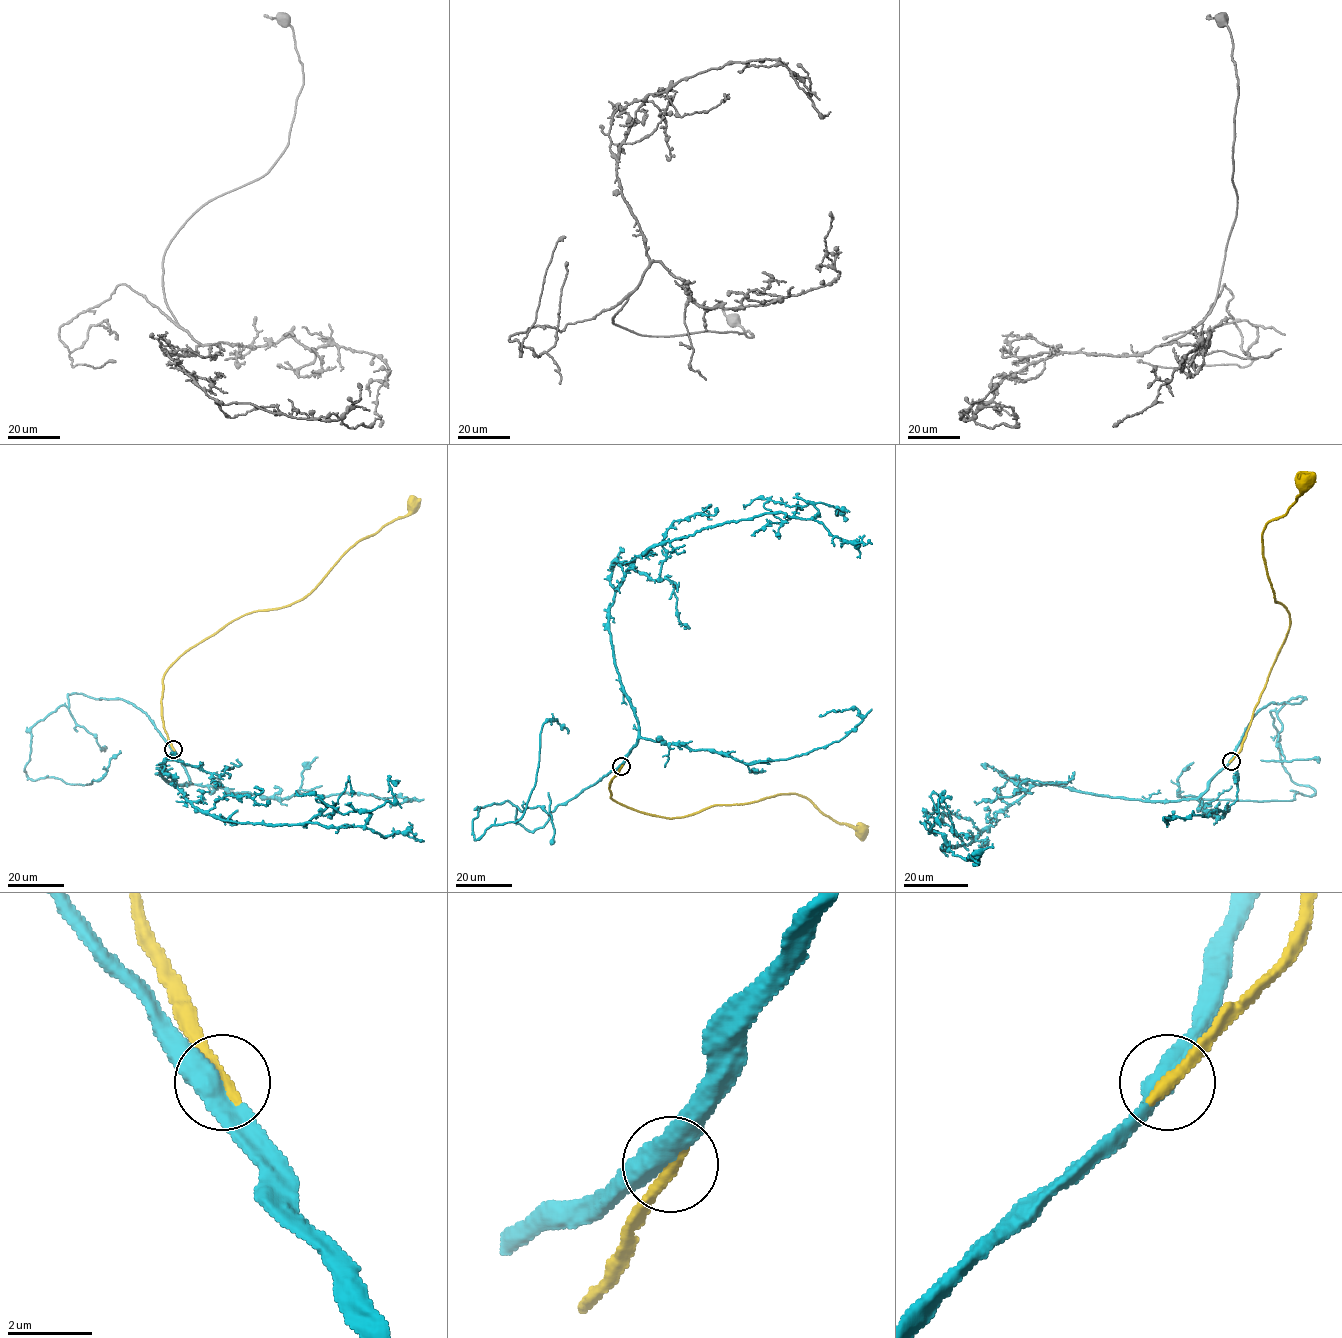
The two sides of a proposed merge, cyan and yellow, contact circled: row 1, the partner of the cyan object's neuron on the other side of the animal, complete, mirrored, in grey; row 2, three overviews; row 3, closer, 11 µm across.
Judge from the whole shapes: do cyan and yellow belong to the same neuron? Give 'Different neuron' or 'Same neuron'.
Same neuron

